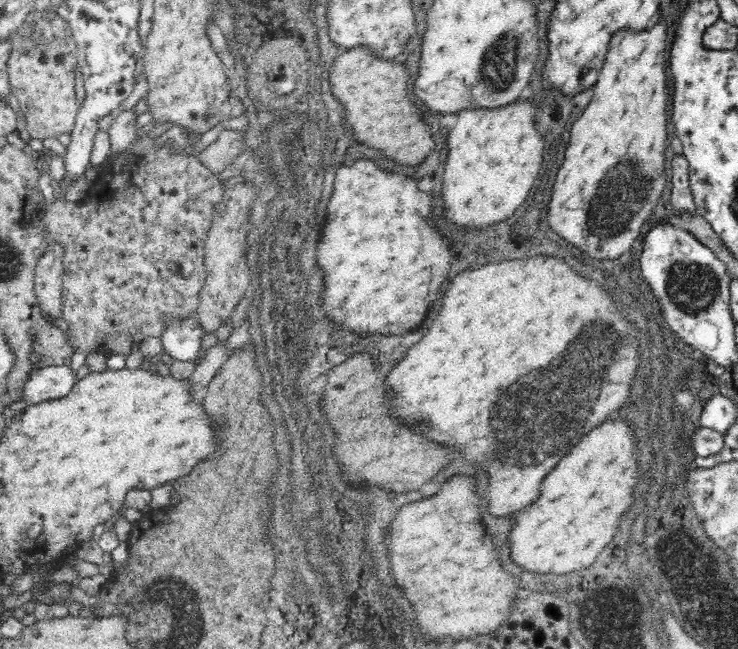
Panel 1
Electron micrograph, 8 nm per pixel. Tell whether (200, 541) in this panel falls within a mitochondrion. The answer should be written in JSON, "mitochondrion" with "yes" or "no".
{"mitochondrion":"no"}

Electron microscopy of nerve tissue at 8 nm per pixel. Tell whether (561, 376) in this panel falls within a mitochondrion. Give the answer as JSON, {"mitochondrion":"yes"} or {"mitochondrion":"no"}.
{"mitochondrion":"yes"}

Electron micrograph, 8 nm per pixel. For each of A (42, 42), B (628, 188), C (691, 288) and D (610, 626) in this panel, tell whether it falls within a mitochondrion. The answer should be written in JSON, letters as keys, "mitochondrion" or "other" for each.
{"A":"mitochondrion","B":"mitochondrion","C":"mitochondrion","D":"mitochondrion"}

